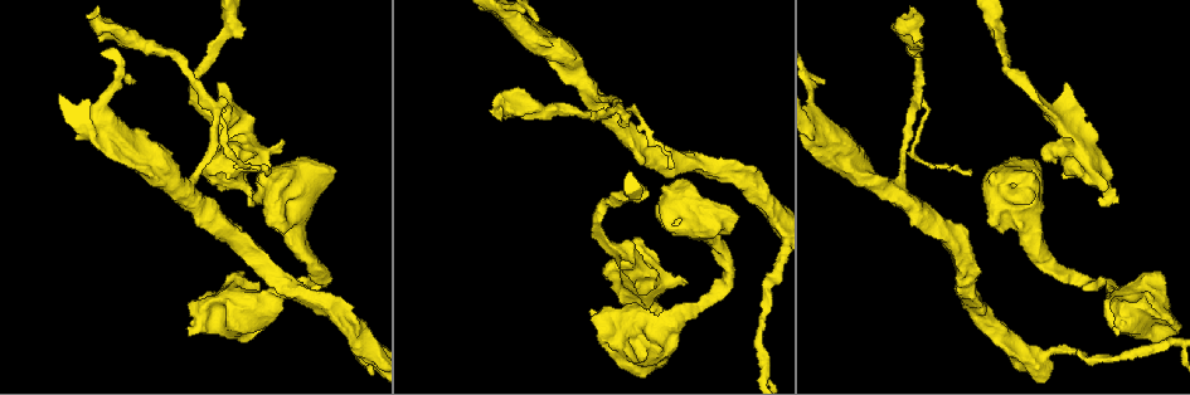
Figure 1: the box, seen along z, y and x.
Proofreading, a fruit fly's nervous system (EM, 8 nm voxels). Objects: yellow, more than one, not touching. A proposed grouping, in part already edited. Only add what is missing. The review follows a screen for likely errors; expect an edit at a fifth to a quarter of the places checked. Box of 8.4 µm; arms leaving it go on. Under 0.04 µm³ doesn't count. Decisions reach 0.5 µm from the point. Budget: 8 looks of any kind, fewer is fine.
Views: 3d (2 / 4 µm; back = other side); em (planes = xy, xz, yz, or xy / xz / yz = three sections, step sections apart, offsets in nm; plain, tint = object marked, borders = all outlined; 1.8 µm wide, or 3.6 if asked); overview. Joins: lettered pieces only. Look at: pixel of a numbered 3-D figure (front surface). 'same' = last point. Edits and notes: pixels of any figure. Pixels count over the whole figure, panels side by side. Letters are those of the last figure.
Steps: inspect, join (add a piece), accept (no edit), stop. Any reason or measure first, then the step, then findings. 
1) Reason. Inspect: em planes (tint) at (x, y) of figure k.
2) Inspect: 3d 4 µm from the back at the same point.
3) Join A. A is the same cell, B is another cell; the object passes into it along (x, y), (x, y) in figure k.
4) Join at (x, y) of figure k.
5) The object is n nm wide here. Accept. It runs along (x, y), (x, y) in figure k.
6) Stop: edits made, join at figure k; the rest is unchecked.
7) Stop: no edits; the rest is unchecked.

Branch stops here. Inspect: em 3.6 µm planes (plain) at (124, 164) of figure 1.

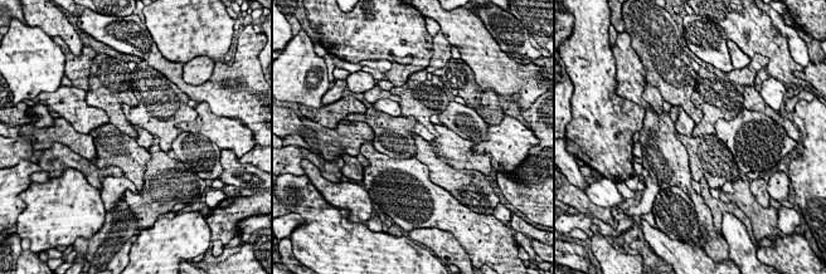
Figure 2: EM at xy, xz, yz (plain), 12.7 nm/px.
Inspect: em 3.6 µm planes (borders) at the same point.

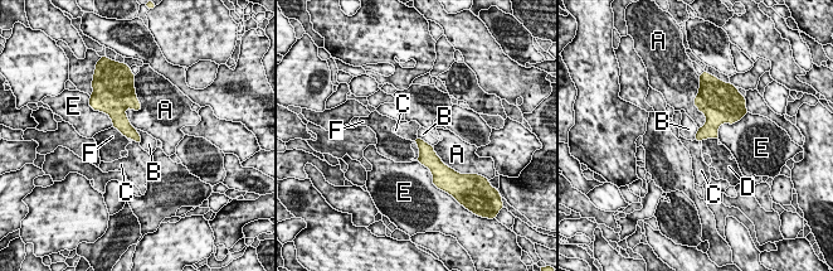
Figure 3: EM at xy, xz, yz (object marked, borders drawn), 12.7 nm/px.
Accept. A, B, C, D, E and F are other cells; a border runs along (128, 138), (139, 144) in figure 3; none of them fits.

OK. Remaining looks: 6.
An open end. Inspect: 3d 4 µm at (622, 263) of figure 1.

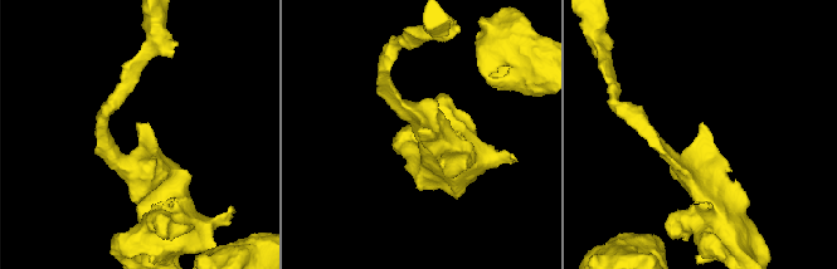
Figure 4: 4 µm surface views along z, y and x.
Inspect: em xy step 16 (borders) at (703, 122) of figure 4.

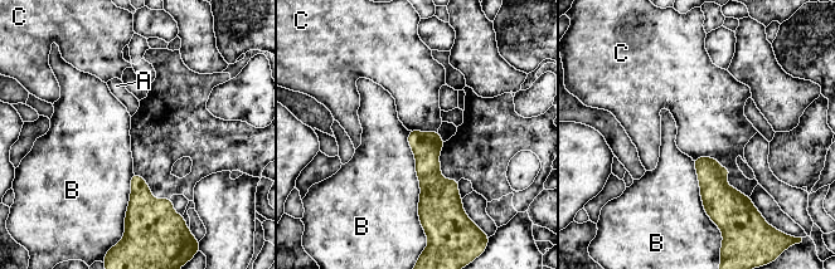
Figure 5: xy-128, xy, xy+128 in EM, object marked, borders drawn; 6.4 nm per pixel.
Cut it another way. Inspect: em planes (borders) at the same point.

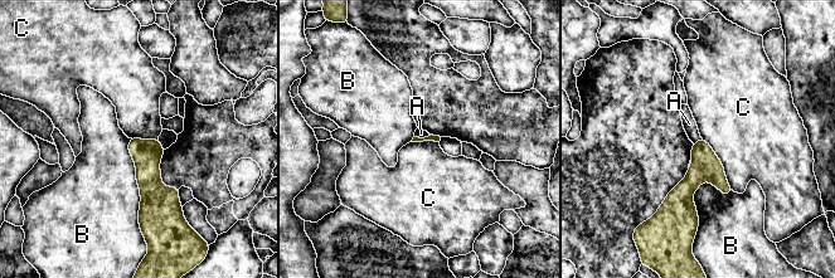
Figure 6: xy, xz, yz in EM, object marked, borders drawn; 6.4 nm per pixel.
Accept. A, B and C are other cells; a border runs along (702, 137), (721, 162), (732, 189) in figure 6; none of them fits.

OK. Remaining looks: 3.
Free end. Inspect: em yz step 16 (borders) at (593, 312) of figure 1.

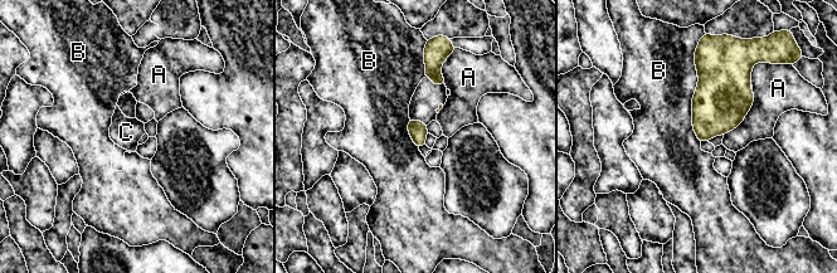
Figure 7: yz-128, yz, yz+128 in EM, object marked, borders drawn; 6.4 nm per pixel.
Cut it another way. Inspect: em planes (borders) at the same point.

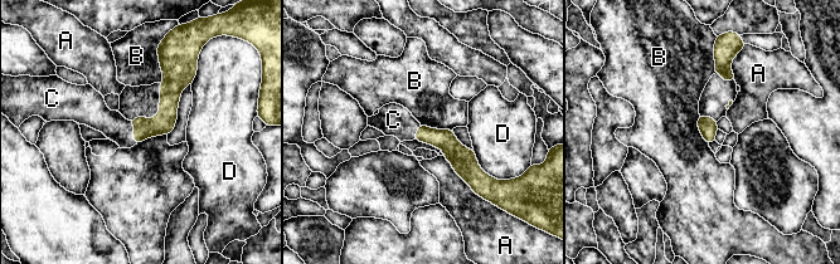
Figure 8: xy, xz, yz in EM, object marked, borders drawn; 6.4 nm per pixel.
Join C. C is the same cell, A, B and D are other cells; the object passes into it along (164, 122), (134, 132), (98, 116) in figure 8; the neuron continues.

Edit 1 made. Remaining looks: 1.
Stop: edits made, join at figure 8; the rest is unchecked.

